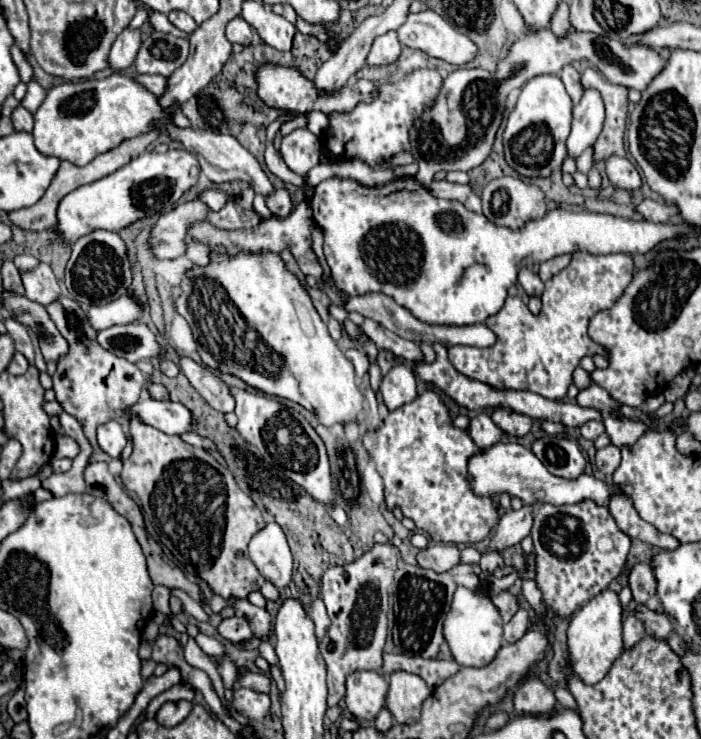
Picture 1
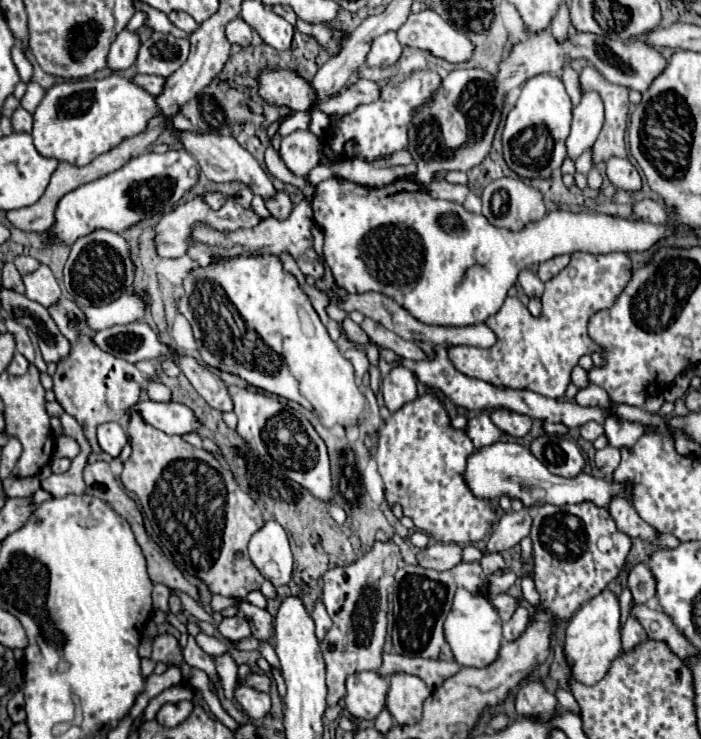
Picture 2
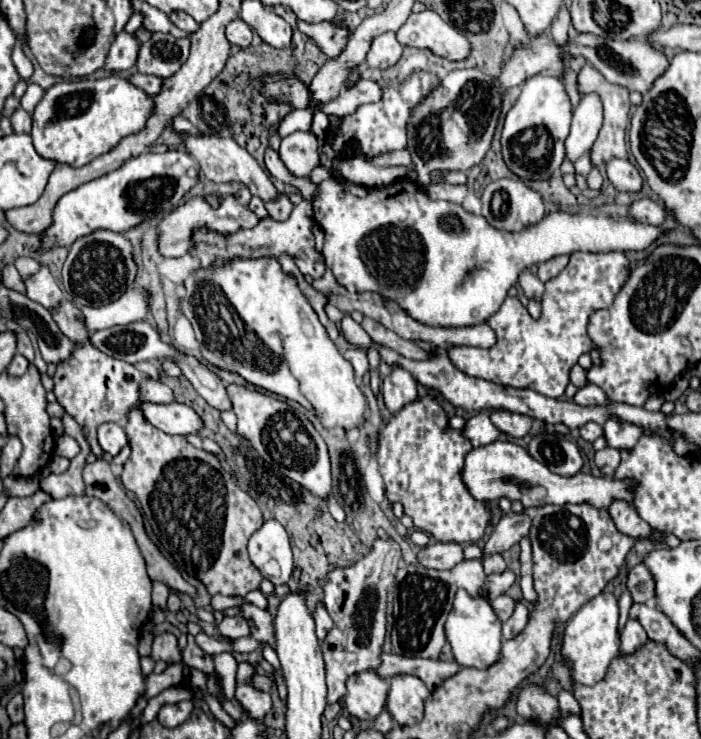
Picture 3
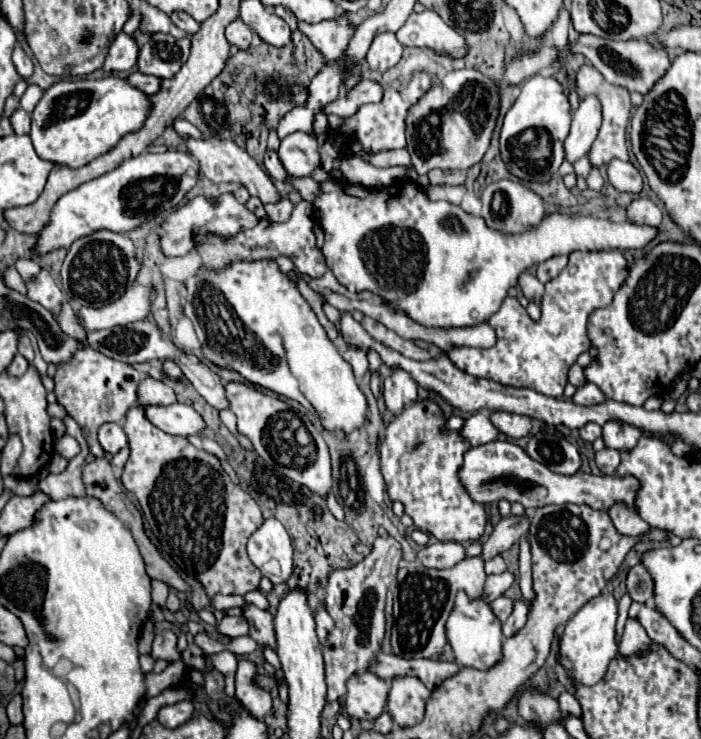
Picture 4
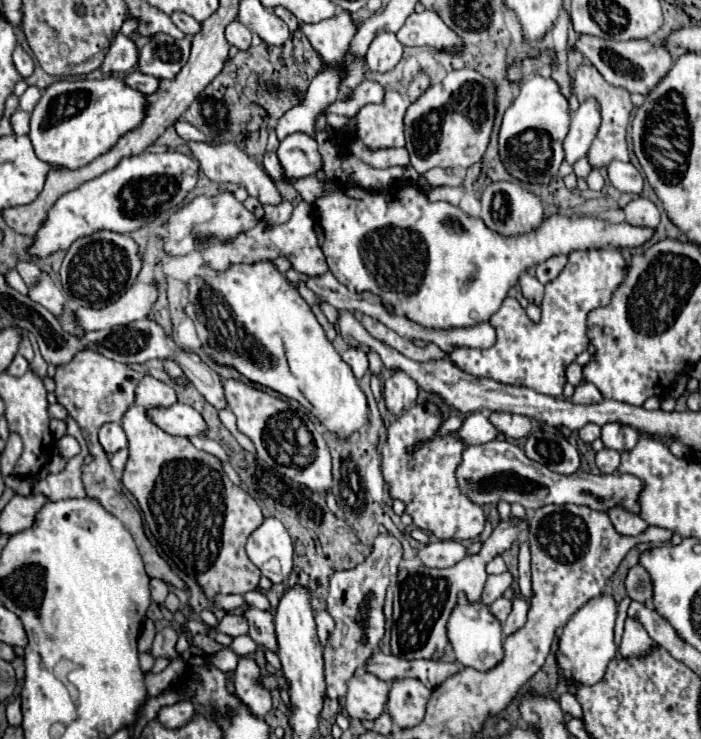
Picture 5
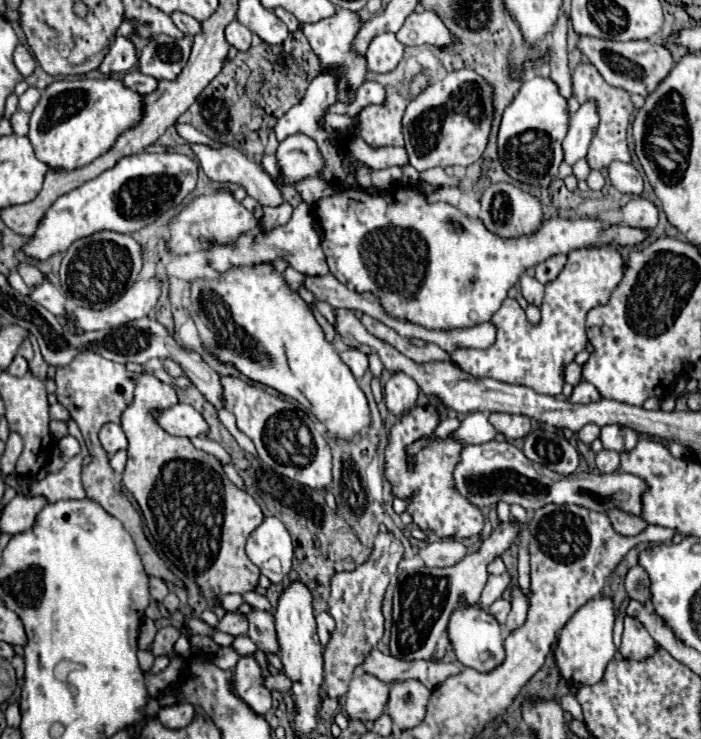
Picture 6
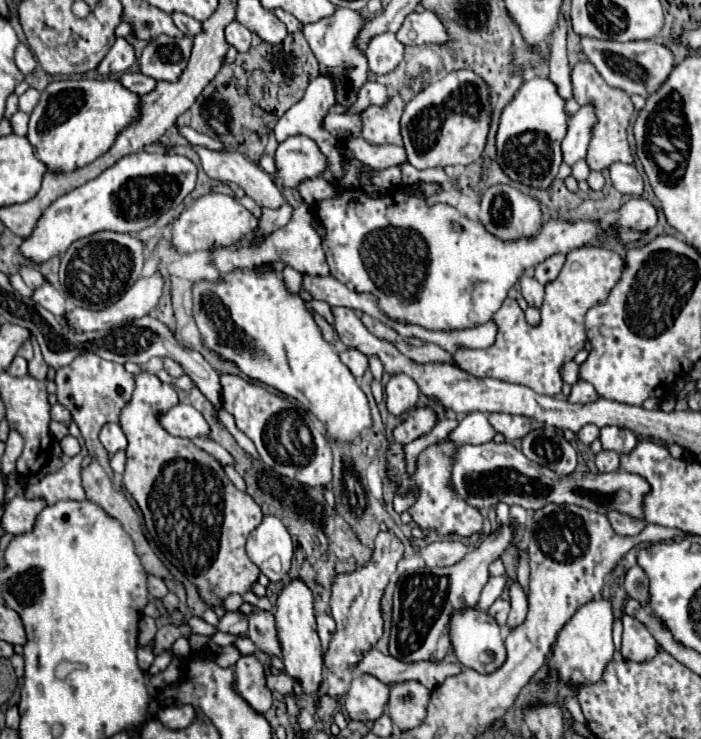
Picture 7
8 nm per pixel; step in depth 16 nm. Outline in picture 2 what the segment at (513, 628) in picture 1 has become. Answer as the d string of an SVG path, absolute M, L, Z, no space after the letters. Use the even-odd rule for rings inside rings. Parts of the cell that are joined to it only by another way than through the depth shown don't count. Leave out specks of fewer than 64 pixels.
M518 604L514 616L512 616L508 622L504 622L504 626L502 626L502 628L504 628L504 638L506 638L506 640L518 638L518 636L524 632L528 620L530 620L528 610L526 610L522 604Z

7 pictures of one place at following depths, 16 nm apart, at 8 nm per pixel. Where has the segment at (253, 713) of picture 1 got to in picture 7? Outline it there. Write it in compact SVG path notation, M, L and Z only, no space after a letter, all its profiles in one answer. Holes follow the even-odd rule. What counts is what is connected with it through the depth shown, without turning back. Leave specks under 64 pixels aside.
M256 654L240 656L236 662L236 688L256 712L264 714L272 706L272 692L266 686L266 674Z

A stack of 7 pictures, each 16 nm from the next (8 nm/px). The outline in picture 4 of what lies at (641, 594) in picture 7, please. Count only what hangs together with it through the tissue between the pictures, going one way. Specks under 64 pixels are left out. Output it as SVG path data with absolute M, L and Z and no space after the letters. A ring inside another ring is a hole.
M642 564L630 568L628 578L626 578L626 590L628 590L630 598L636 600L636 602L652 600L654 584L652 584L652 578L650 578L648 570Z

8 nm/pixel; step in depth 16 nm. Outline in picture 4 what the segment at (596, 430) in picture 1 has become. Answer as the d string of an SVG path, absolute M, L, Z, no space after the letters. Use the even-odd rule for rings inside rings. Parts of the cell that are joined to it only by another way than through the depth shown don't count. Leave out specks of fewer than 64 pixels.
M586 424L578 434L580 434L580 438L582 438L584 442L594 442L596 438L600 438L602 428L600 428L598 424Z

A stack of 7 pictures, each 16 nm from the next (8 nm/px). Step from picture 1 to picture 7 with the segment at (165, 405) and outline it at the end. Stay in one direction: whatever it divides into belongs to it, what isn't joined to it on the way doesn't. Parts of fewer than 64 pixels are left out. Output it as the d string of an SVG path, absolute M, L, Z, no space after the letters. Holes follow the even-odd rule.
M176 404L174 408L170 408L164 416L160 416L160 424L172 434L172 436L180 436L180 438L208 438L210 436L210 426L204 420L204 416L188 406L188 404Z

